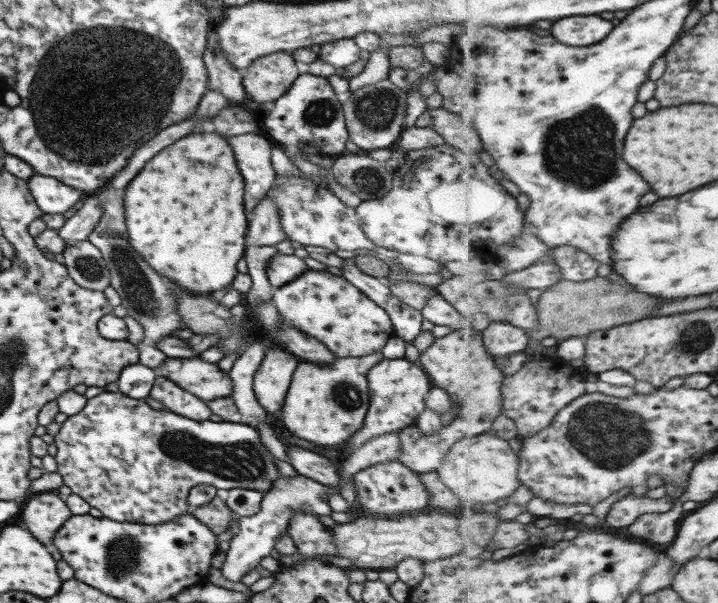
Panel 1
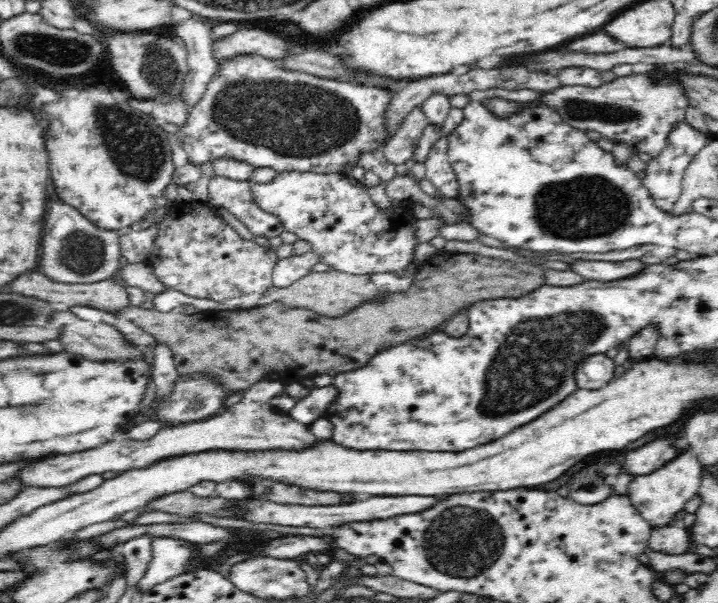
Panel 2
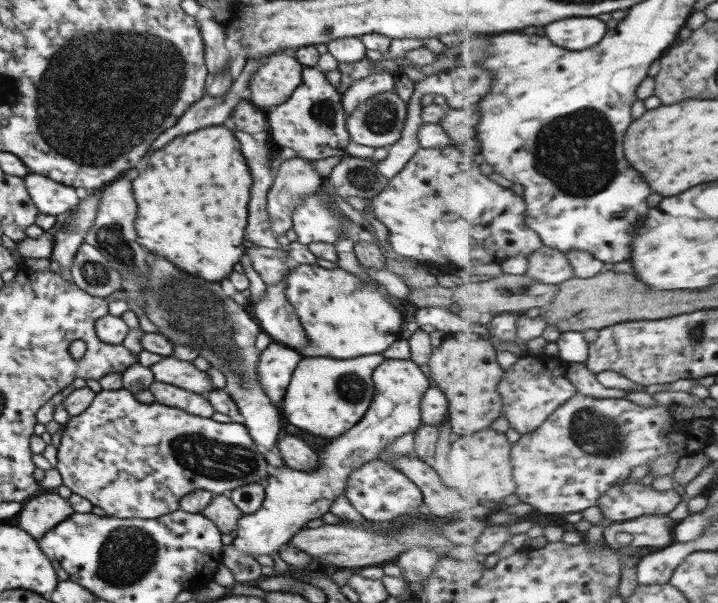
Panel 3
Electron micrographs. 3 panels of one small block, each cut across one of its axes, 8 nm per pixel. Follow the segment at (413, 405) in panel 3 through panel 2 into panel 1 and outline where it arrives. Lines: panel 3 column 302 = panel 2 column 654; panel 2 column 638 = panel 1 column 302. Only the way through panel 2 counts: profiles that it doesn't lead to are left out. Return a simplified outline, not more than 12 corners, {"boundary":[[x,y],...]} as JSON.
{"boundary":[[278,477],[240,517],[219,569],[232,582],[270,556],[299,510],[330,515],[337,490]]}

